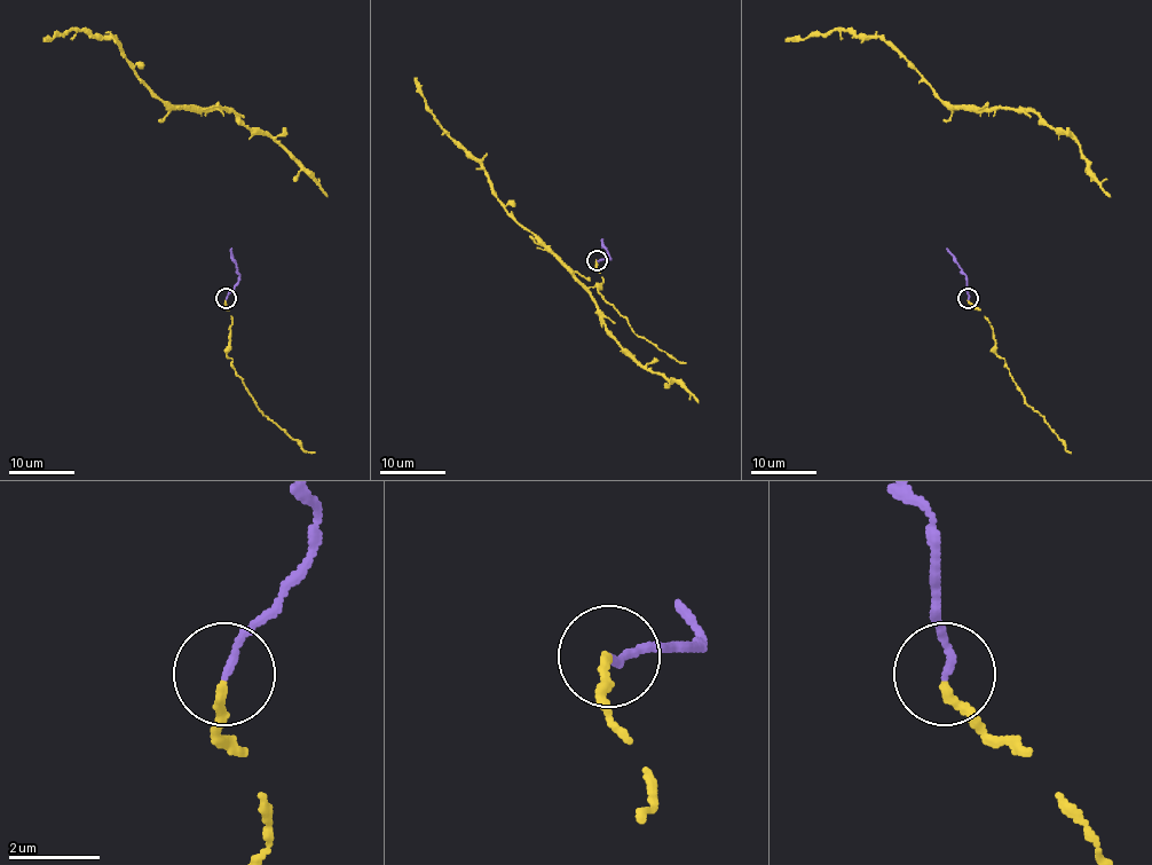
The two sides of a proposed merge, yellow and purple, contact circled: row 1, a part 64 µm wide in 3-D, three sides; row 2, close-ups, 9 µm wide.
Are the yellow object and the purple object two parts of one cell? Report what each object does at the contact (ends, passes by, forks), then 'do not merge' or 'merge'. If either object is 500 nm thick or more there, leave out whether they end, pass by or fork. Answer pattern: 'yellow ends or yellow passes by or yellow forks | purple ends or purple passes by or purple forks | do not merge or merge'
yellow ends | purple ends | merge

